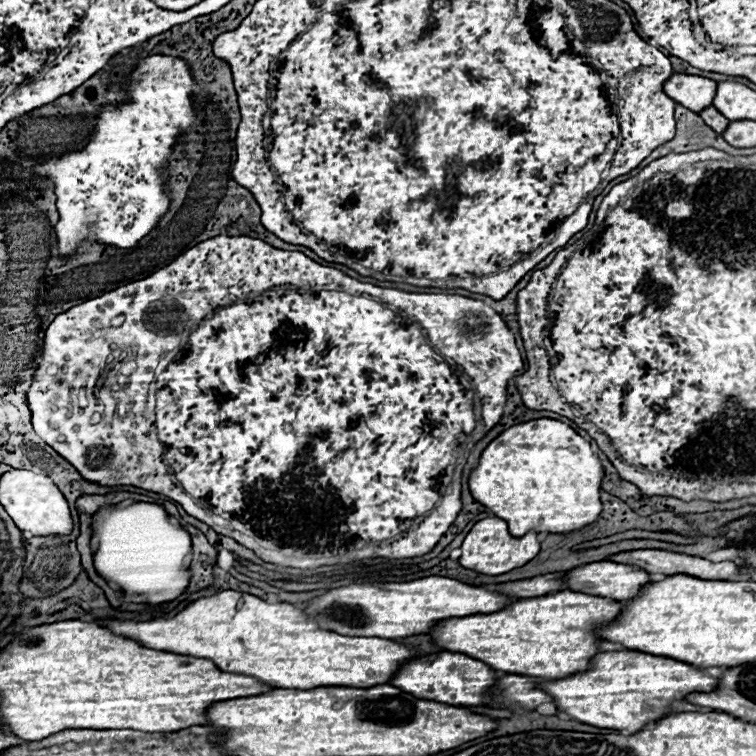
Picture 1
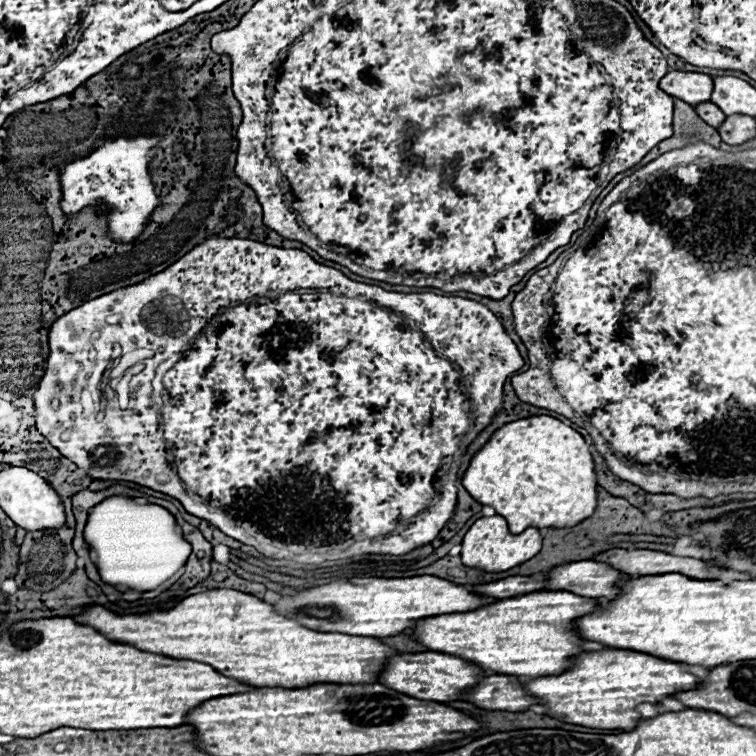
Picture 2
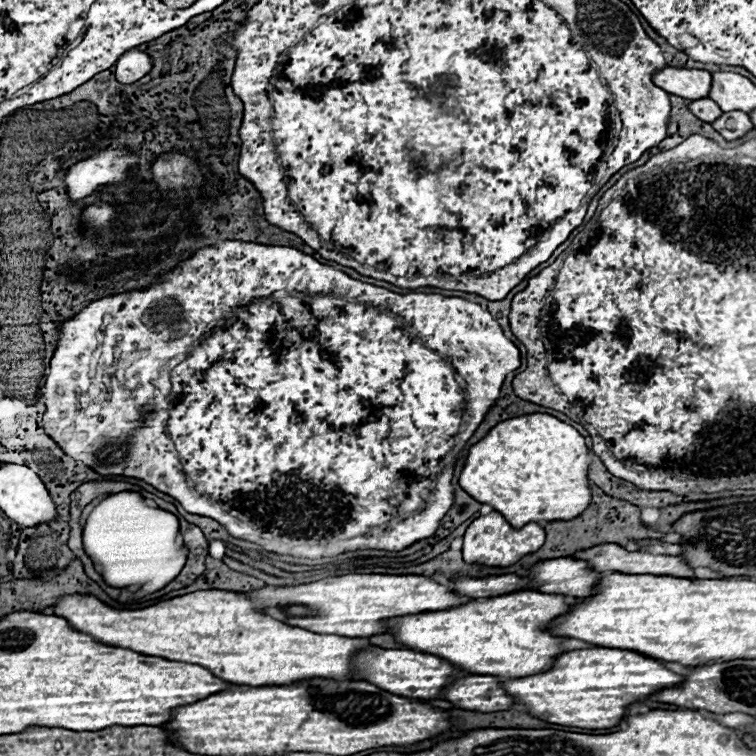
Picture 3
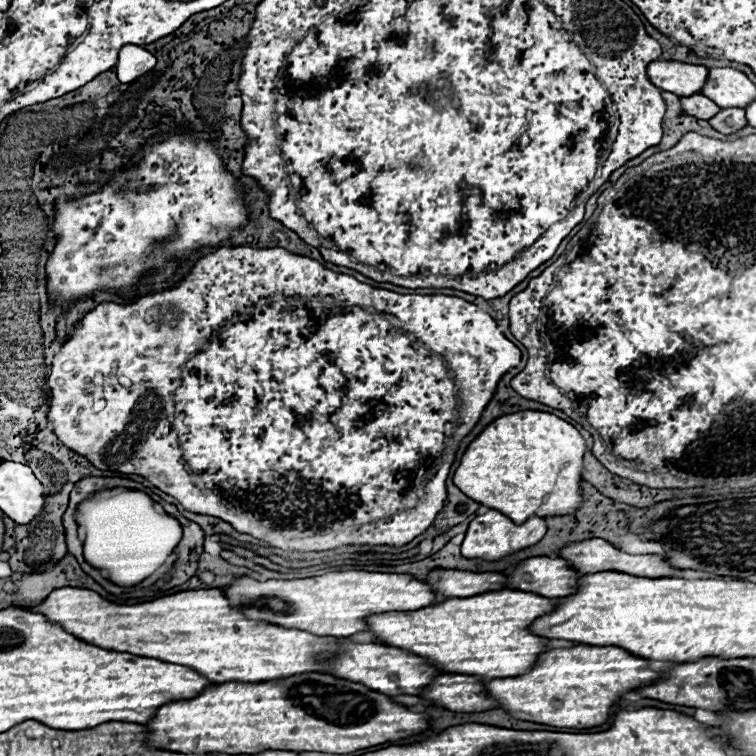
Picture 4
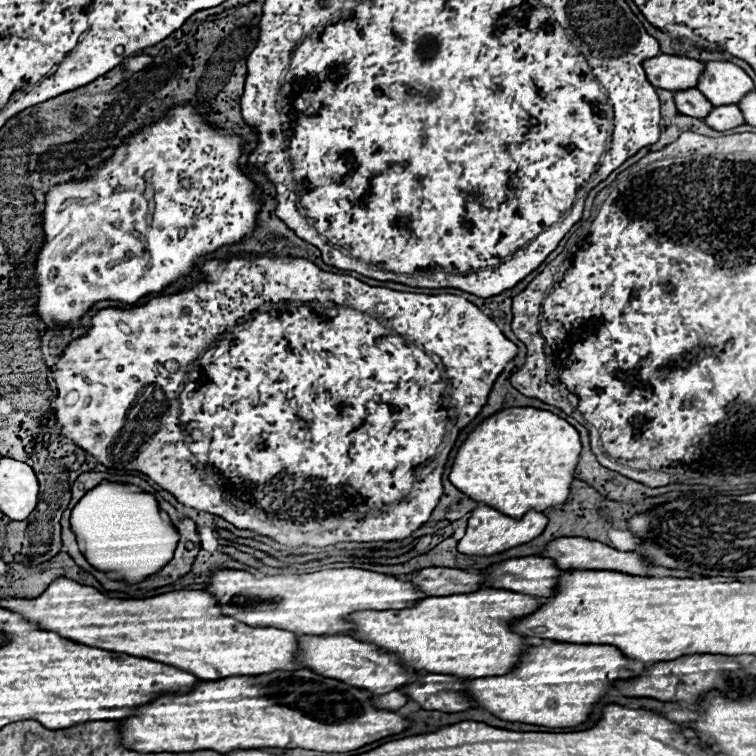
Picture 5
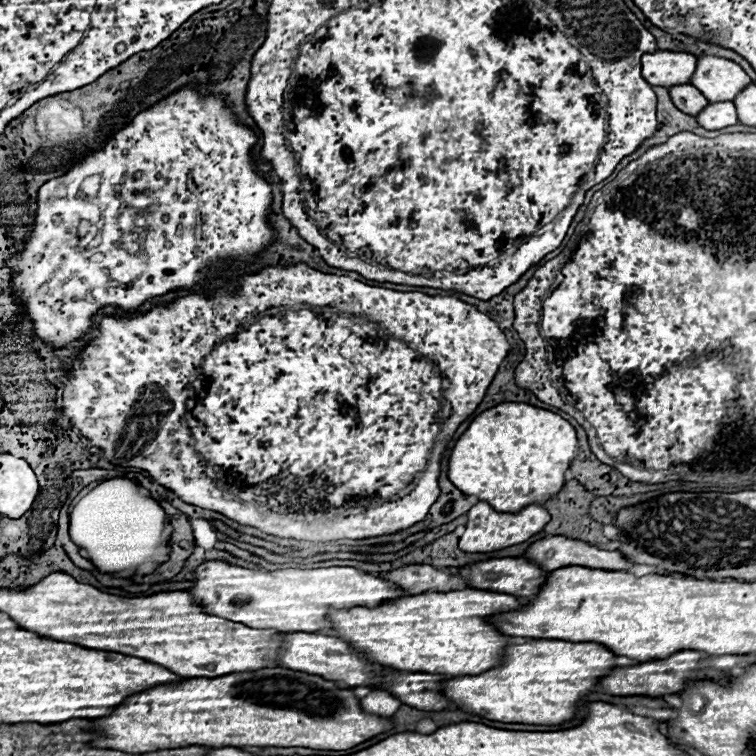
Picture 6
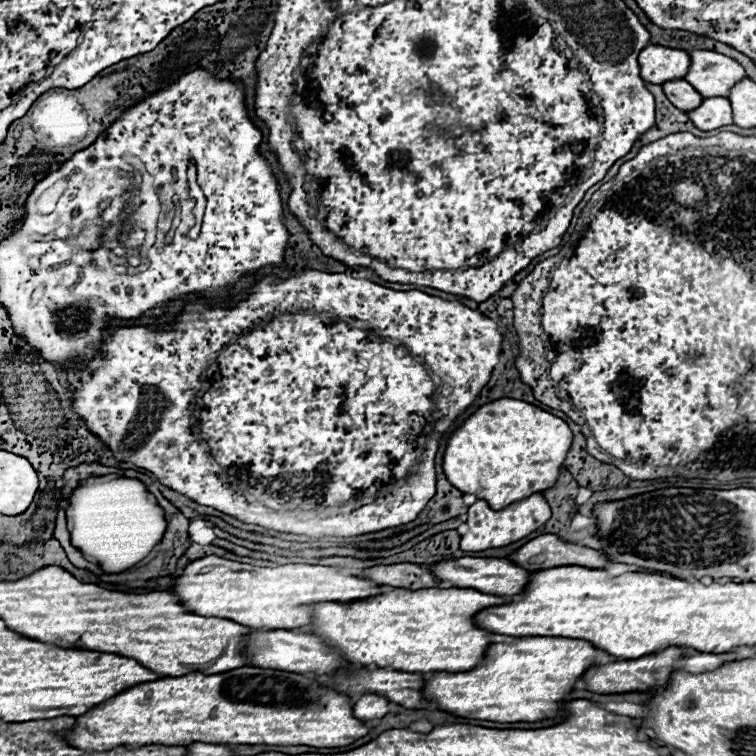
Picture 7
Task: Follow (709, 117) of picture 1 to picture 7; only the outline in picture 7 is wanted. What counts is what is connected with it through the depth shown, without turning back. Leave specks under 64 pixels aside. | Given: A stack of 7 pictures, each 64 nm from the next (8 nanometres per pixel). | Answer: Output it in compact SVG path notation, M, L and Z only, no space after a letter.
M670 80L670 82L664 82L662 88L666 92L666 98L684 112L696 108L696 104L700 104L702 100L702 96L686 80Z

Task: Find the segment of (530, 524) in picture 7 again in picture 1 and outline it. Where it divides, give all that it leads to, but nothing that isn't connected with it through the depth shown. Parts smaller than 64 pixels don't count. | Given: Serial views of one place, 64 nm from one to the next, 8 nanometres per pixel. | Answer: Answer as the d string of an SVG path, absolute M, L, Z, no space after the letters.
M494 516L494 518L484 518L484 520L476 522L474 528L468 532L468 536L464 538L464 544L462 544L460 564L464 568L470 568L470 570L476 570L482 574L498 576L498 574L504 574L504 572L510 572L514 568L524 566L538 552L540 552L540 542L538 542L536 532L528 532L522 538L514 538L508 534L506 522L502 518Z

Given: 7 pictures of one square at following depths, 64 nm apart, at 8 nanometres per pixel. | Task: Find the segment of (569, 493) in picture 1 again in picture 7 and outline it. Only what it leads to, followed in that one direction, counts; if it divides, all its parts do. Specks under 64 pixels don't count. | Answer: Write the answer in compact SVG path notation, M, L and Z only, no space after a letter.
M498 398L494 402L482 404L450 434L442 458L442 468L448 482L456 486L460 492L474 494L486 500L492 510L500 510L512 504L514 500L530 496L532 492L544 492L546 488L550 488L556 482L560 470L564 468L564 456L568 454L570 444L572 444L572 430L562 418L546 410L540 410L524 400Z

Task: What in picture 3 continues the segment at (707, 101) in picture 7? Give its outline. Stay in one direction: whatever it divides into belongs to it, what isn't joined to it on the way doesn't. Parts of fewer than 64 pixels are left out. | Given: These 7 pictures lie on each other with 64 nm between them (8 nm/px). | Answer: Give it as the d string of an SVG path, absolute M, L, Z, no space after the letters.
M732 110L732 112L724 112L720 118L716 118L712 122L712 126L726 138L726 140L736 140L740 136L744 136L748 130L752 130L752 122L750 116L740 112L740 110Z

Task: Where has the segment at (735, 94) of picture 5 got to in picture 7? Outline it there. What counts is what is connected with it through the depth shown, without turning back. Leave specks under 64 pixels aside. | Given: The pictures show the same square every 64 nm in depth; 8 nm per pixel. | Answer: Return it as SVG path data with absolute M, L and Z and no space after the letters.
M690 50L692 64L684 76L702 96L728 96L736 80L746 78L744 68L730 56L712 50Z

